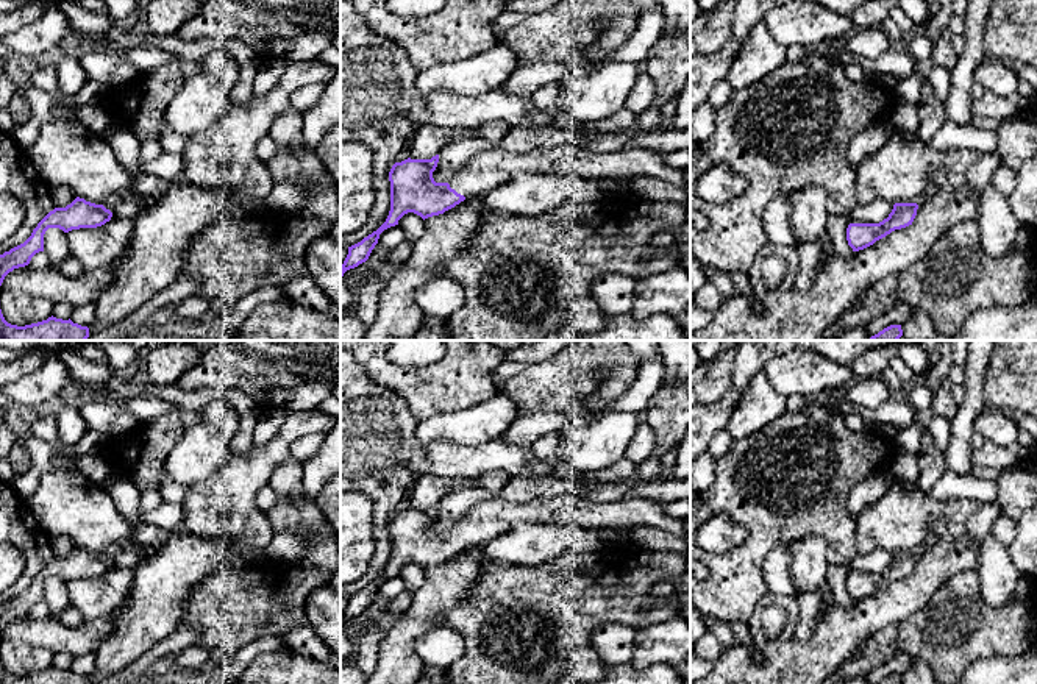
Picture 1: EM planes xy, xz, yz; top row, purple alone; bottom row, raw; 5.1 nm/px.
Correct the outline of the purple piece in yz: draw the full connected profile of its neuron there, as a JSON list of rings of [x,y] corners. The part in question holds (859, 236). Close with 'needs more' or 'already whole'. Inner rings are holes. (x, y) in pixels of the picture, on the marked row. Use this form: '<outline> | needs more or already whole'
[[[895,203],[887,219],[879,223],[850,223],[846,240],[853,251],[864,250],[895,230],[912,225],[917,216],[917,203]]] | already whole

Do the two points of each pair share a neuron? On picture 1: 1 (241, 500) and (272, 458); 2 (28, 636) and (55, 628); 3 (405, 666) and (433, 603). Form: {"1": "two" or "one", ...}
{"1": "one", "2": "one", "3": "one"}

